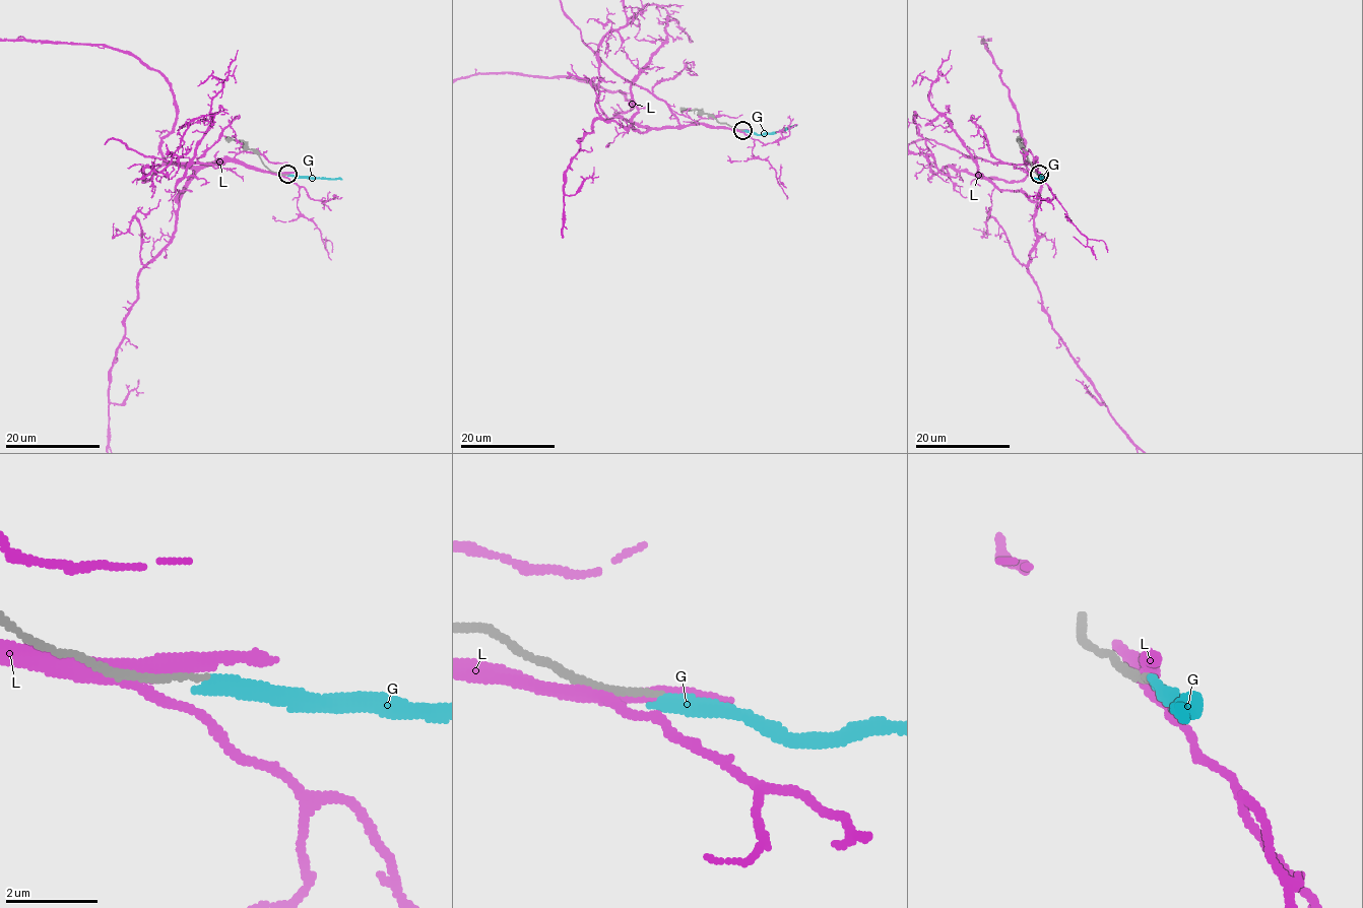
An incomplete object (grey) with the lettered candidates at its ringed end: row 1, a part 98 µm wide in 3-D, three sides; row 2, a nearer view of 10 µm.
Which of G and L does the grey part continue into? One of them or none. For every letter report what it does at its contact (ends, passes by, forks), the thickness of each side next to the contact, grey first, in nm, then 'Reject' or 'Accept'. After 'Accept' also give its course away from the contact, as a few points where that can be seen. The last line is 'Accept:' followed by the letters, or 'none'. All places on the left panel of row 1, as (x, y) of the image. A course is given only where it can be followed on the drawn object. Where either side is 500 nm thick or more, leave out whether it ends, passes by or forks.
G: It ends there. Thickness 130 nm (grey) against 300 nm. Reject
L: It forks there. Thickness 200 nm (grey) against 320 nm. Reject
Accept: none

